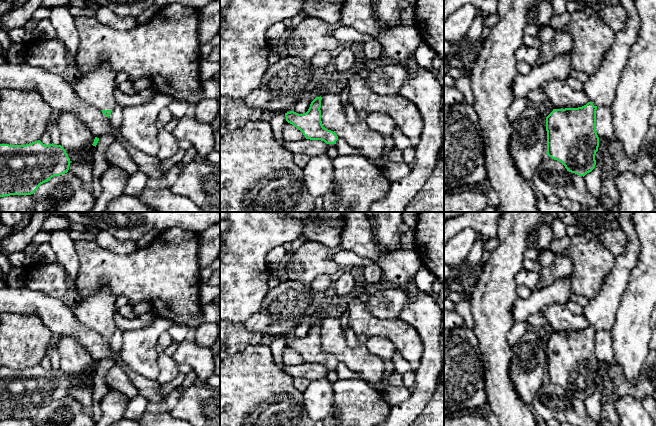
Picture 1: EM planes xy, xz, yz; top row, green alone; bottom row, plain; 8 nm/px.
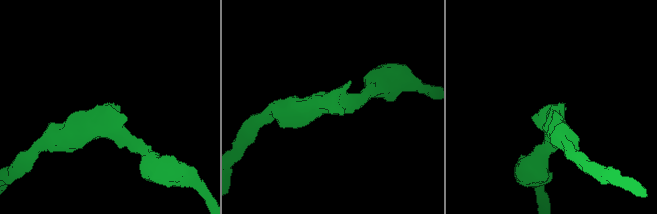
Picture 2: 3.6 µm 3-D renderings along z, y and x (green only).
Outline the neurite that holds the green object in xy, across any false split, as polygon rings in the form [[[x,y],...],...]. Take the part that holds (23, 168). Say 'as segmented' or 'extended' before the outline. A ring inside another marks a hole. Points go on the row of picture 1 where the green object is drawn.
as segmented; [[[40,140],[26,145],[0,144],[0,197],[31,195],[52,177],[67,173],[70,163],[61,145],[45,145]]]

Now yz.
extended; [[[619,0],[619,5],[626,12],[626,23],[622,30],[616,32],[615,41],[603,55],[596,73],[589,76],[588,81],[584,83],[584,91],[588,95],[589,102],[578,108],[553,109],[546,117],[547,156],[561,162],[567,171],[583,177],[596,165],[595,155],[599,147],[599,137],[596,132],[596,110],[599,106],[612,106],[618,84],[640,31],[641,20],[634,0]]]

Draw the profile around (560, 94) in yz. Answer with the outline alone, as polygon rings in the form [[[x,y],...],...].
[[[551,80],[541,88],[545,91],[554,109],[578,108],[589,102],[584,90],[574,90],[566,81]]]

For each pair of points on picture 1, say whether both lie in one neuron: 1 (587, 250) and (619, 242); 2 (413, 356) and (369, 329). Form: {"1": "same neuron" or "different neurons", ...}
{"1": "different neurons", "2": "same neuron"}

